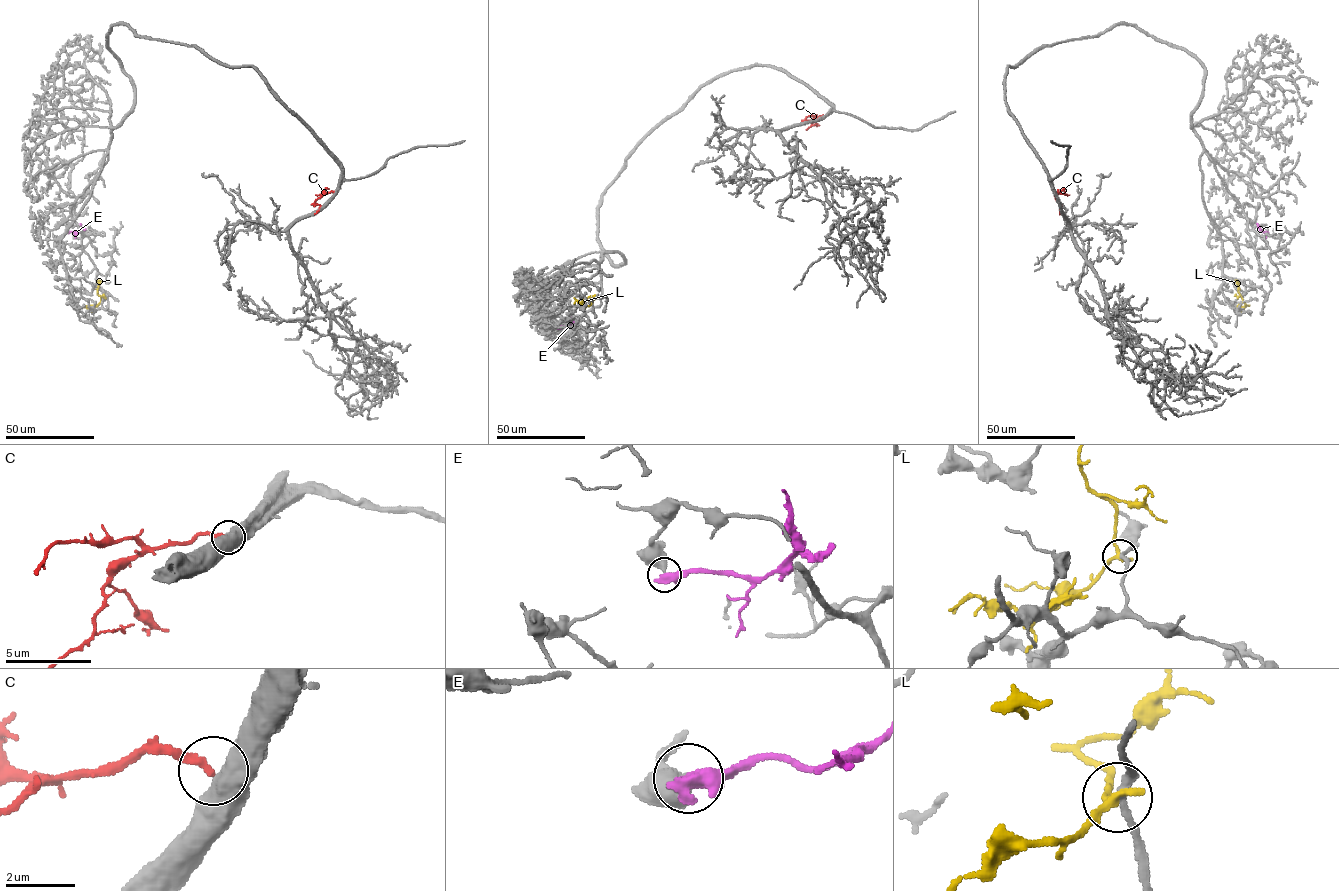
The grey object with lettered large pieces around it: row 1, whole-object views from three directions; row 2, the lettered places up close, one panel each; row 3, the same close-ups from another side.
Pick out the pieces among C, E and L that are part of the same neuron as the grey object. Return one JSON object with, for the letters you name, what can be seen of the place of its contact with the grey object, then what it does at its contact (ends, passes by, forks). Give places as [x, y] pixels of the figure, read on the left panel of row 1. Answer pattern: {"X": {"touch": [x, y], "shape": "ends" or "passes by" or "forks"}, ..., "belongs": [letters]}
{"belongs": []}

